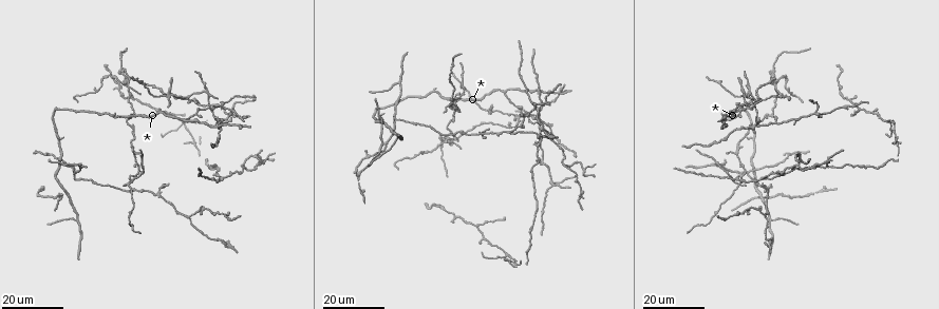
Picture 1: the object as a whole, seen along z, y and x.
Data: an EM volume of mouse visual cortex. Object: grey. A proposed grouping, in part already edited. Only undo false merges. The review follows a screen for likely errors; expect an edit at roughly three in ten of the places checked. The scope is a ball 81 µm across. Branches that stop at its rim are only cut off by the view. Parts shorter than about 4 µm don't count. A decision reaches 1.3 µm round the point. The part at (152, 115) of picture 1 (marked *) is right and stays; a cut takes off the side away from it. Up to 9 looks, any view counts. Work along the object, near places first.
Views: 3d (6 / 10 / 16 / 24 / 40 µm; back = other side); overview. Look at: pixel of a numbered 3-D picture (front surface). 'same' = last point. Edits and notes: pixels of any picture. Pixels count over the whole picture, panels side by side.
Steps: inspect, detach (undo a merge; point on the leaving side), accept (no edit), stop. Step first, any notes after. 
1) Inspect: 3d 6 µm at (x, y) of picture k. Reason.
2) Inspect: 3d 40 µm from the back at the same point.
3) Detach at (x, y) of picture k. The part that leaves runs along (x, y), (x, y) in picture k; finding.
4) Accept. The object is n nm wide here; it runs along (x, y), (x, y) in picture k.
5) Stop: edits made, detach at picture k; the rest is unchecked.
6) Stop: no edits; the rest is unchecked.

Inspect: 3d 16 µm at (131, 151) of picture 1. Calibre changes.

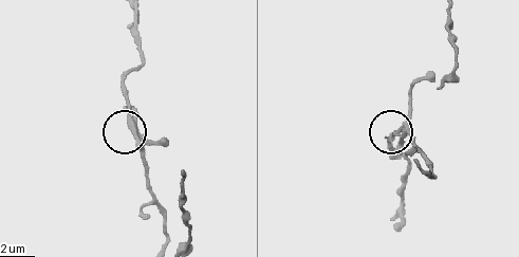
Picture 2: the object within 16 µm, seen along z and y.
Inspect: 3d 10 µm at (397, 131) of picture 2. Closer look.

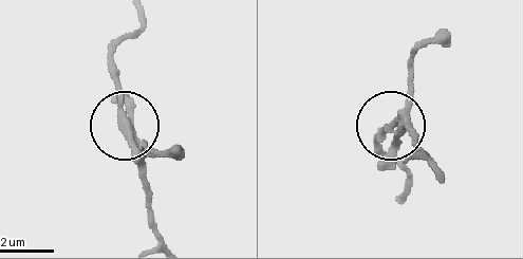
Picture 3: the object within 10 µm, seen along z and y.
Inspect: 3d 6 µm at (127, 125) of picture 3.

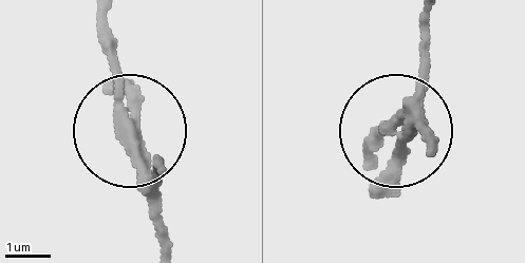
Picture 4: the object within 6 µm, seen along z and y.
Accept. The object is 240 nm wide here; it runs along (373, 155), (385, 125), (427, 125) in picture 4; all the same cell.

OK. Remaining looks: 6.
Inspect: 3d 16 µm at (400, 82) of picture 1. Three arms meet.

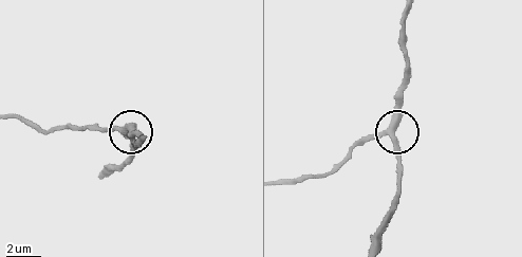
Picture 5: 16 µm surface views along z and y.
Inspect: 3d 6 µm at (387, 129) of picture 5.

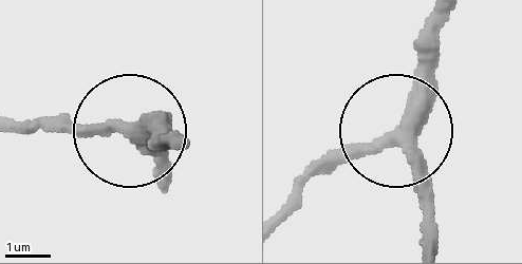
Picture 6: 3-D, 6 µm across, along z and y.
Accept. 3 arms meet here; continuous, no second cell.

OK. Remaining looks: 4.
Inspect: 3d 16 µm at (125, 85) of picture 1. Two arms in line, one across.

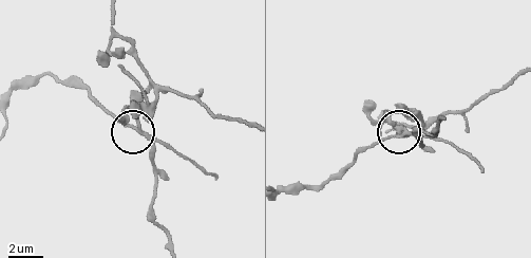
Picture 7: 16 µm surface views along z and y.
Inspect: 3d 10 µm at (140, 132) of picture 7. Closer look.

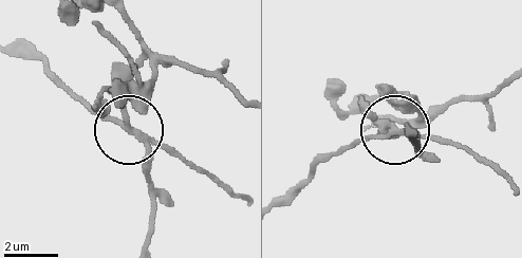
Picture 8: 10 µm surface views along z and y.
Inspect: 3d 6 µm at (126, 128) of picture 8. Closer look.

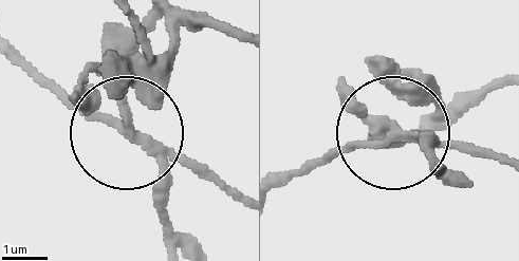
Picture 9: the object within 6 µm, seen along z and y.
Detach at (200, 176) of picture 9. The object is 190 nm wide here; the part that leaves runs along (142, 140), (77, 113), (21, 60) in picture 9; a second cell is stuck on.

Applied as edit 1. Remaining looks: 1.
Stop: edits made, detach at picture 9; the rest is unchecked.

